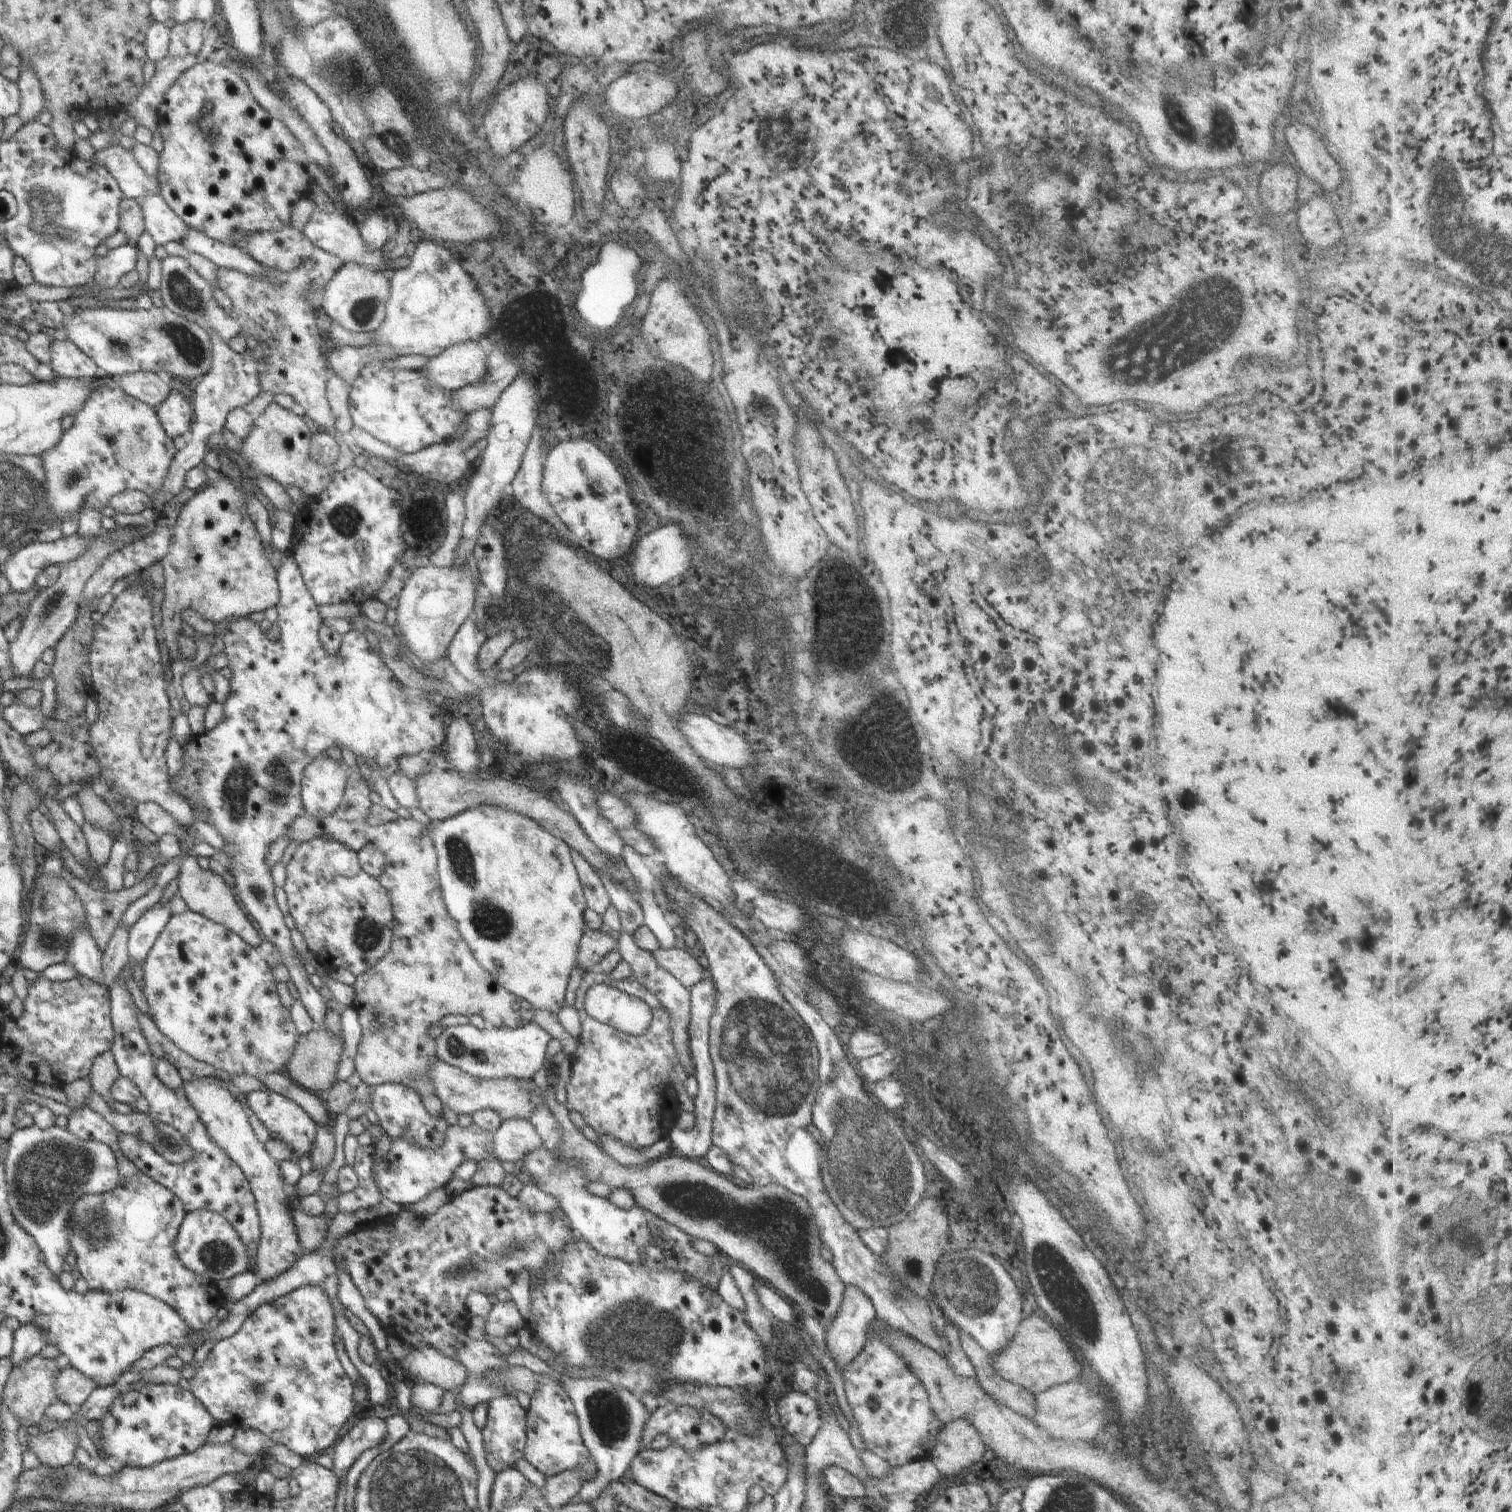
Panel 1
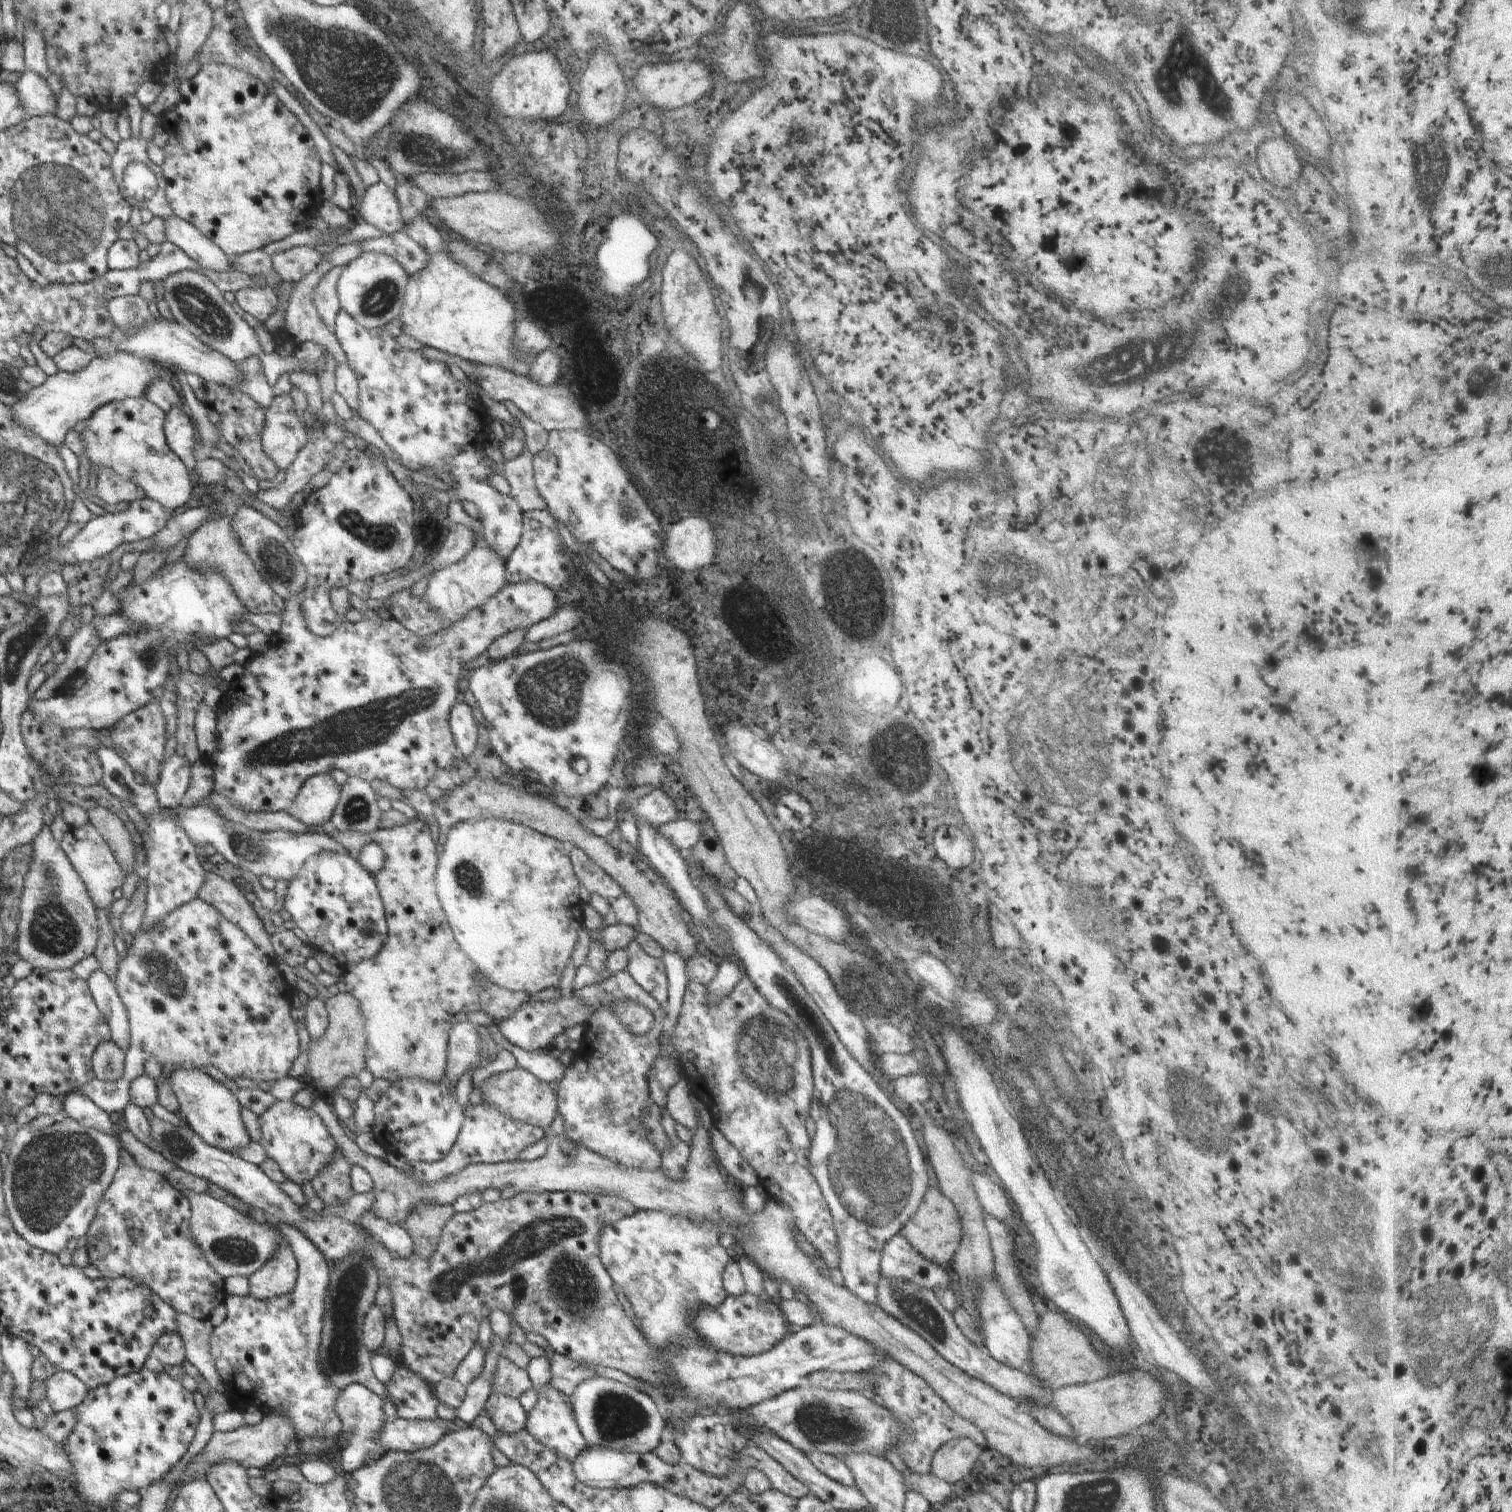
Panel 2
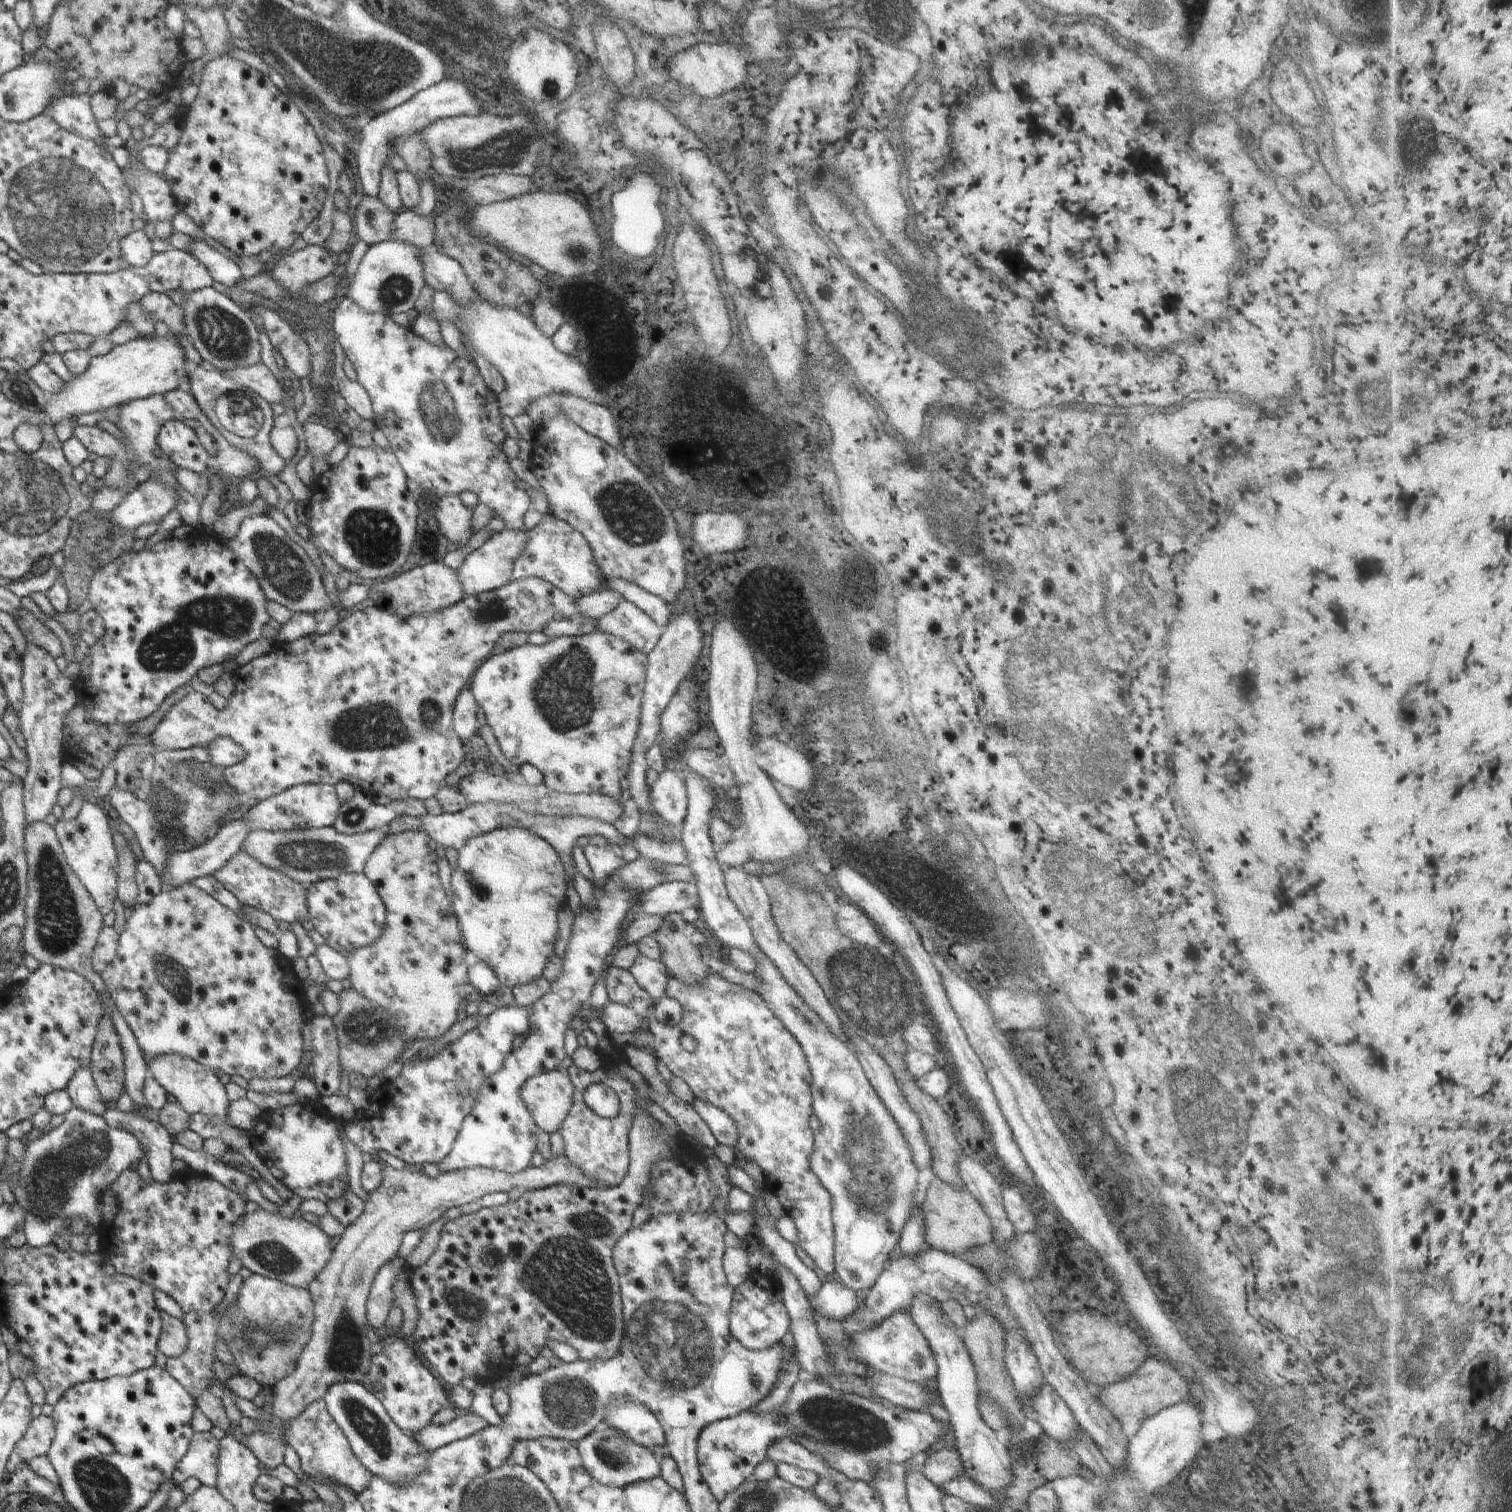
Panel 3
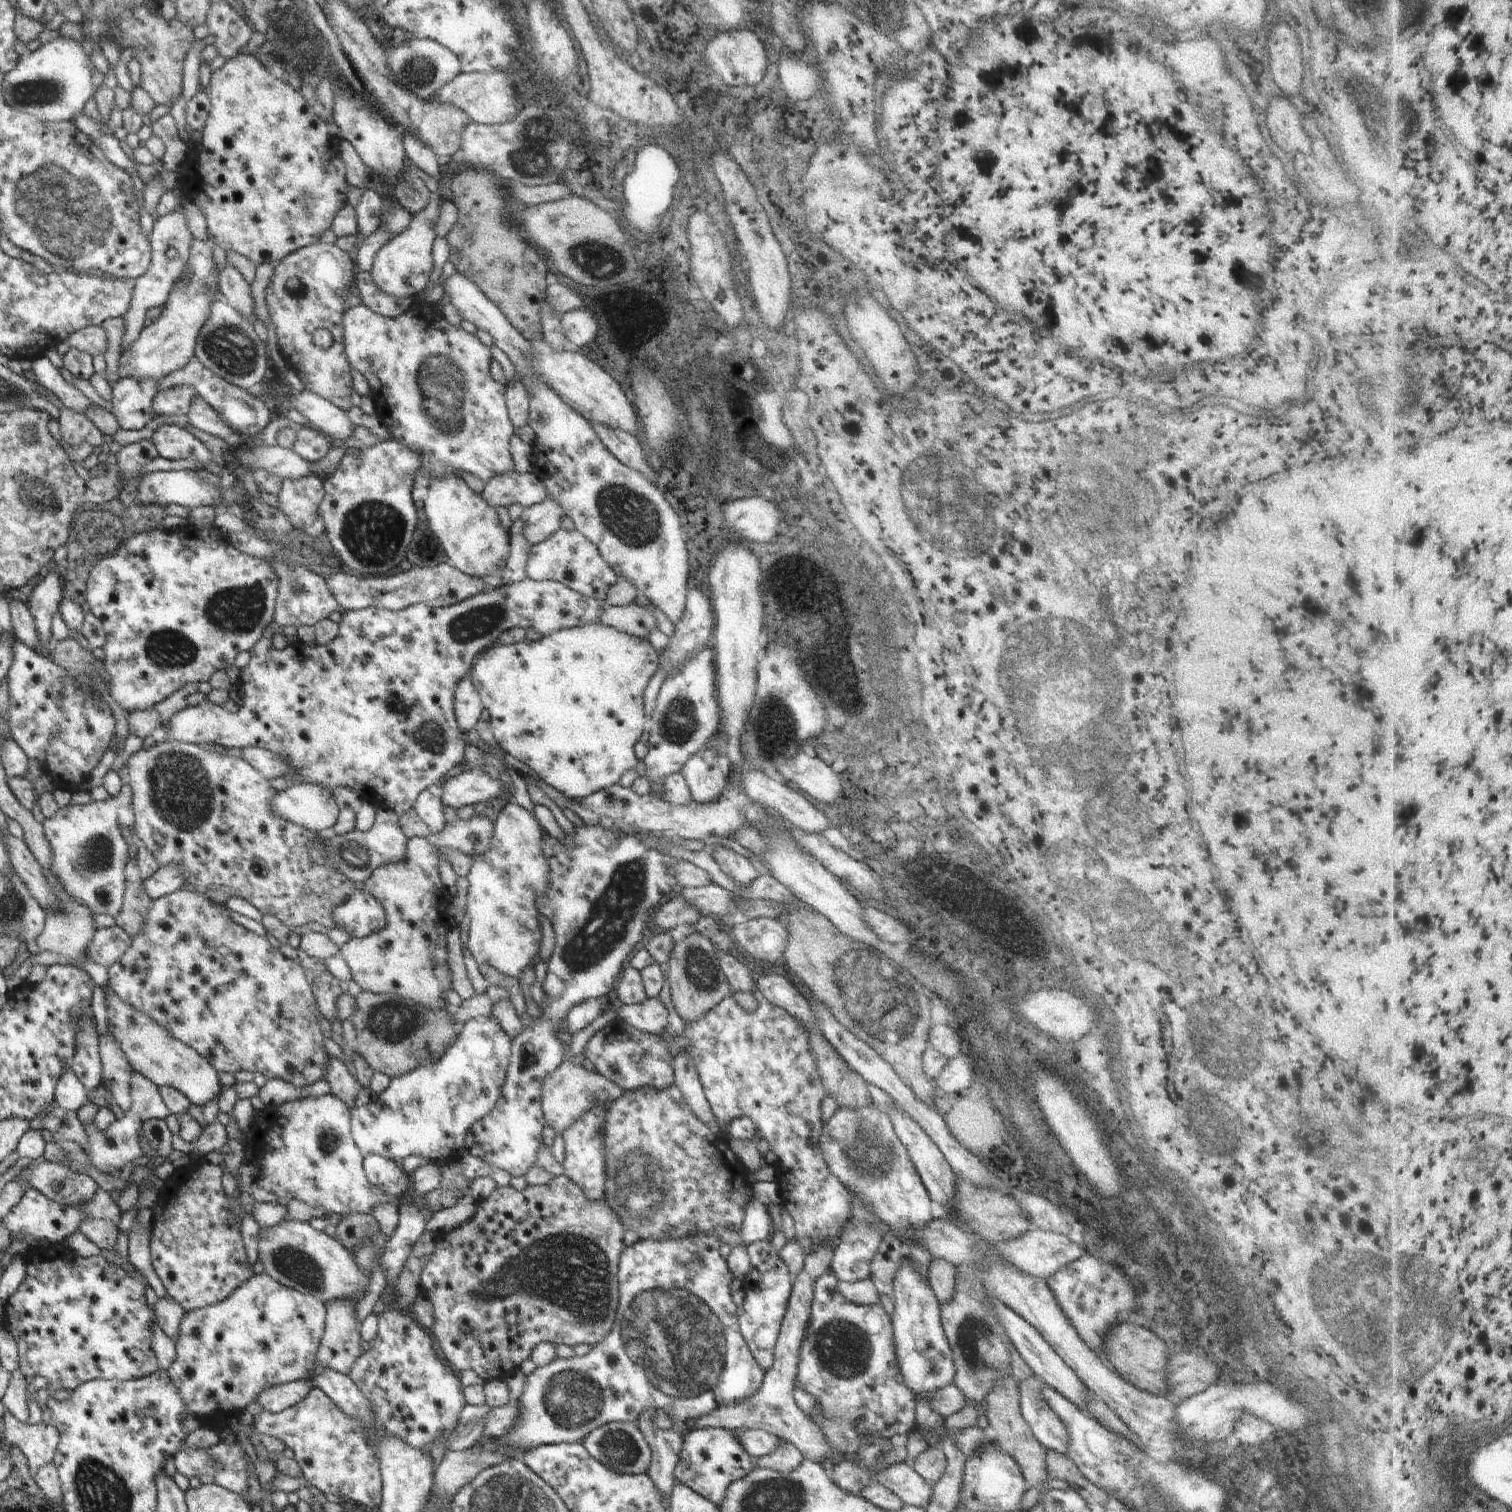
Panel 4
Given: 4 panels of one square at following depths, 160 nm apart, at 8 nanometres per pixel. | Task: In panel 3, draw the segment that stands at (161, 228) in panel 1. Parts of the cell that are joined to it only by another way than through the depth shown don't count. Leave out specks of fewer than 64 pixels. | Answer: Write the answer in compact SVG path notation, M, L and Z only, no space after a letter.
M188 236L192 240L192 246L188 254L196 258L210 274L213 281L220 282L230 290L236 287L242 277L240 268L226 256L217 252L208 243L199 237Z

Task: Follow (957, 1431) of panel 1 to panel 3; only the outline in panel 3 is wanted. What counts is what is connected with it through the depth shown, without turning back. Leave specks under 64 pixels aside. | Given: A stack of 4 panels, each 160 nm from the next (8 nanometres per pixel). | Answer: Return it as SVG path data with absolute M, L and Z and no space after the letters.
M939 1449L932 1452L930 1456L924 1453L916 1455L908 1464L918 1472L922 1472L936 1487L962 1476L965 1472L960 1454L956 1449Z

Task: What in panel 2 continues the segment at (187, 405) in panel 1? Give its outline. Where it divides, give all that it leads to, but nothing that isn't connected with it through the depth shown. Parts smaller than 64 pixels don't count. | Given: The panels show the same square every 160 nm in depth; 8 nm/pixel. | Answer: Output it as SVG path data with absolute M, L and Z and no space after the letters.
M172 406L166 412L164 418L163 432L170 450L184 462L191 471L197 460L192 455L196 448L197 430L193 425L190 415L183 406Z

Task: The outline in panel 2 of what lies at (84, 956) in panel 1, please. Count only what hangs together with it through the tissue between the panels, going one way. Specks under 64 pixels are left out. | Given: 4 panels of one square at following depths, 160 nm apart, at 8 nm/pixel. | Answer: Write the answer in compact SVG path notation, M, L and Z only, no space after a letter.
M101 969L94 970L86 982L96 1007L110 1028L111 1042L126 1053L130 1047L129 1019L116 986Z

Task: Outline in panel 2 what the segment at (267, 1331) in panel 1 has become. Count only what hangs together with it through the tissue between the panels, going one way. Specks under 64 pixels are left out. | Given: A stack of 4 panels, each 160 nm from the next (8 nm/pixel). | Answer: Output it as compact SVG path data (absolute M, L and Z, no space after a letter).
M280 1222L278 1226L284 1232L284 1236L288 1236L288 1242L298 1260L299 1279L290 1294L272 1299L258 1300L251 1295L226 1297L226 1319L220 1326L213 1328L208 1340L218 1378L222 1380L222 1386L227 1386L229 1390L228 1394L227 1390L220 1393L226 1400L230 1400L232 1411L243 1413L251 1404L263 1415L276 1412L286 1416L294 1426L294 1436L298 1441L302 1438L338 1438L342 1430L342 1422L334 1408L342 1389L326 1378L320 1364L326 1296L330 1288L330 1269L324 1256L316 1250L314 1244L306 1240L306 1236L302 1236L302 1232L294 1224Z

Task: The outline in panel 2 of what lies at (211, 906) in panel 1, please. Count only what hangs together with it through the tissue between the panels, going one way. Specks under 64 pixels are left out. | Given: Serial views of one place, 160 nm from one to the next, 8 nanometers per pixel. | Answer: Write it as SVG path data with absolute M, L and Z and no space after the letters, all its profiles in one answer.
M205 871L204 876L206 876L204 891L197 897L202 902L214 906L230 924L238 926L258 946L258 950L262 950L268 958L274 960L276 956L270 935L241 890L233 884L232 880L224 880L212 872Z

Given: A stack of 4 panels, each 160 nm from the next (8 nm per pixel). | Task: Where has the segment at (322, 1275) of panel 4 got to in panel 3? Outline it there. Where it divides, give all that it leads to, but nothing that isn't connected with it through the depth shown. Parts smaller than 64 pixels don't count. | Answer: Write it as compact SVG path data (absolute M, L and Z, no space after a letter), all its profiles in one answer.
M262 1209L247 1212L232 1226L230 1260L236 1259L242 1268L268 1279L280 1280L289 1286L306 1289L332 1257L334 1244L318 1225L301 1218L283 1218Z

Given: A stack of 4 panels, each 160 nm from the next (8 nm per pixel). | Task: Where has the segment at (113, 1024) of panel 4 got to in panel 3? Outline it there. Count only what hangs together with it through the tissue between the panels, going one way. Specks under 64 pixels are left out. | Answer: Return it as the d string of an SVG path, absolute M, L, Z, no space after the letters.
M170 1054L164 1058L152 1058L152 1060L148 1060L147 1068L150 1070L150 1075L164 1088L168 1095L176 1098L180 1107L188 1115L204 1114L209 1118L215 1117L220 1122L228 1124L226 1112L228 1112L230 1100L228 1100L225 1086L222 1085L214 1071L194 1062L192 1058L178 1056L178 1054Z

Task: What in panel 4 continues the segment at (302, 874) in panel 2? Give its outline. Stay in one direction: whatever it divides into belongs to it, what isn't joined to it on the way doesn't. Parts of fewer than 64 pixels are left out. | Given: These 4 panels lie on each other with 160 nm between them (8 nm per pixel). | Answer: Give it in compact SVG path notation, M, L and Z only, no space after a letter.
M359 885L338 908L332 918L336 927L344 928L350 938L364 939L386 927L387 916L382 904Z

